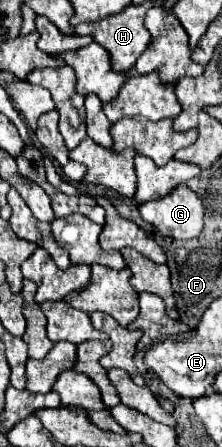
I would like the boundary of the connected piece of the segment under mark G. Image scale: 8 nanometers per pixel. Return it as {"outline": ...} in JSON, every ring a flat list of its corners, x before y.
{"outline":[[178,185,168,197,142,203,140,215,158,233,180,241,194,239,204,225,202,201,186,185]]}

